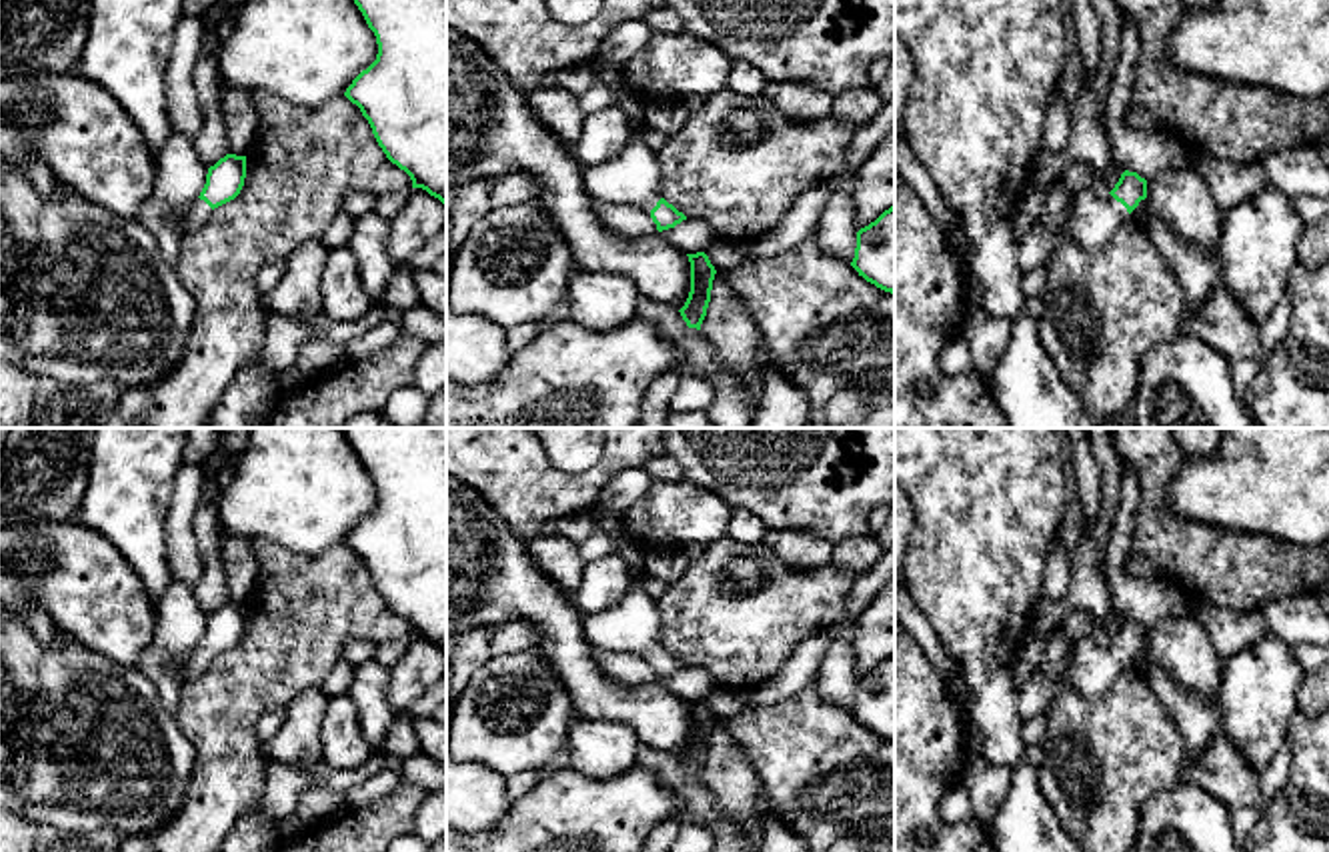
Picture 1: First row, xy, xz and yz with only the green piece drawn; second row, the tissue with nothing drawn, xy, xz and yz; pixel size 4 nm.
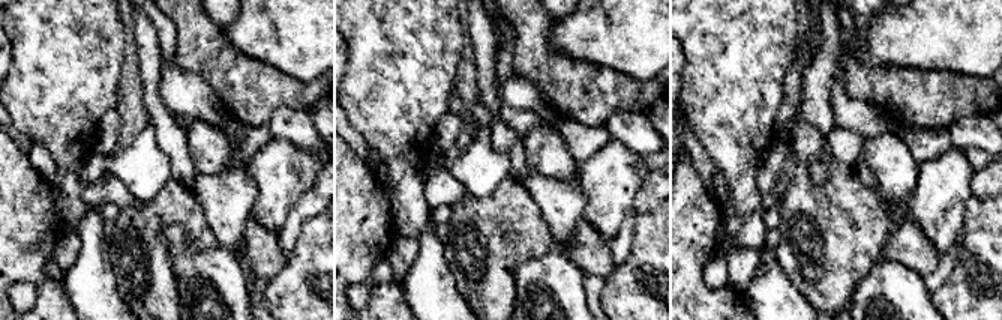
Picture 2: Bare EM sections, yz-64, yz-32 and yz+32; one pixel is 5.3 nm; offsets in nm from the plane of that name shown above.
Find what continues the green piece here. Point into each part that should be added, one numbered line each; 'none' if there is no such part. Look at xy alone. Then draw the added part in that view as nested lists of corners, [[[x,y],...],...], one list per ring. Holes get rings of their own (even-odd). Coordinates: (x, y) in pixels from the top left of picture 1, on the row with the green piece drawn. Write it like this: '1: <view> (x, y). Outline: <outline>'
1: xy (189, 218). Outline: [[[196,198],[170,212],[168,220],[182,232],[182,236],[186,236],[202,230],[208,224],[210,214],[212,208],[204,200]]]

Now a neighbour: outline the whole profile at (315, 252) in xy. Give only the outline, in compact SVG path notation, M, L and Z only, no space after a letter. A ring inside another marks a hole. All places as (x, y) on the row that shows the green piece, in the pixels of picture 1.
M310 240L296 248L286 262L280 282L260 294L262 308L272 316L308 320L322 310L322 268L328 248L320 240Z

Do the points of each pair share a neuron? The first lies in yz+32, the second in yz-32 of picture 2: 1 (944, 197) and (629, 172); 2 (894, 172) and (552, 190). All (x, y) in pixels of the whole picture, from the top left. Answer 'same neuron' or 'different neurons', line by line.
1: same neuron
2: different neurons

